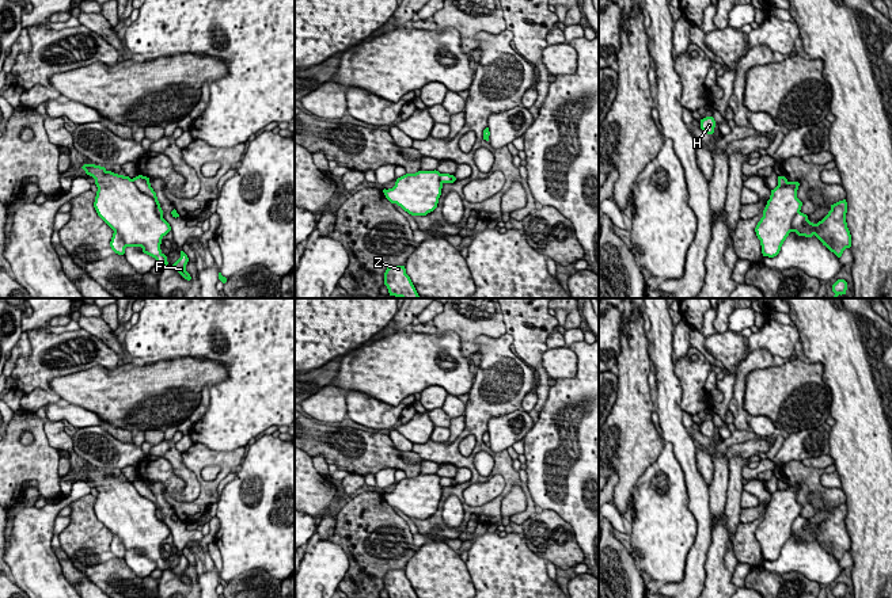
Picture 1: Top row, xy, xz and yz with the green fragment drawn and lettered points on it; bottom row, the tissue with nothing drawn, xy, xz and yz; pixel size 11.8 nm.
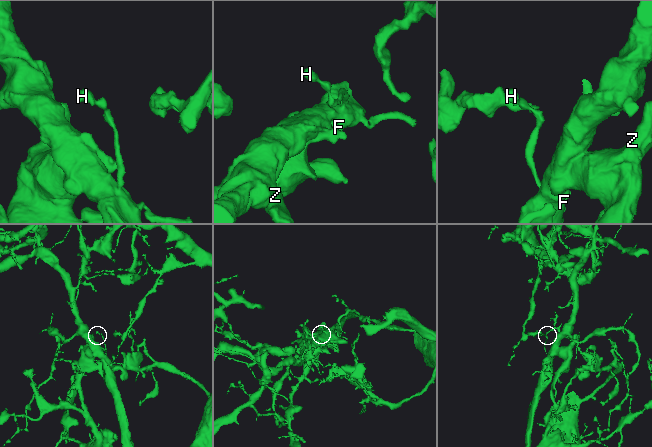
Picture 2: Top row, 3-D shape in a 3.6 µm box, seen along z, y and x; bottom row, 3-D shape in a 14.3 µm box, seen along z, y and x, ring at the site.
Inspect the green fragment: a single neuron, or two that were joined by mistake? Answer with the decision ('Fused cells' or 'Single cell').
Fused cells

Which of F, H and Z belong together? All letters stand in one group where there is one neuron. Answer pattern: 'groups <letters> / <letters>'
groups F H / Z

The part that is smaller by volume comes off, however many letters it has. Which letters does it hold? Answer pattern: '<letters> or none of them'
F, H

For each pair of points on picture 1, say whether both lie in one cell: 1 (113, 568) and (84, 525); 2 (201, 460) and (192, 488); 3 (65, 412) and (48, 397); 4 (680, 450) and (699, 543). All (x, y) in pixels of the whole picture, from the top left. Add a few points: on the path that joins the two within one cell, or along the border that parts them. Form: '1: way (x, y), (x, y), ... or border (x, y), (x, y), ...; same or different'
1: way (102, 557), (86, 541), (86, 536); same
2: border (181, 453), (201, 488), (192, 502); different
3: border (56, 403), (49, 403), (45, 407); different
4: way (691, 473), (698, 490), (703, 520); same

